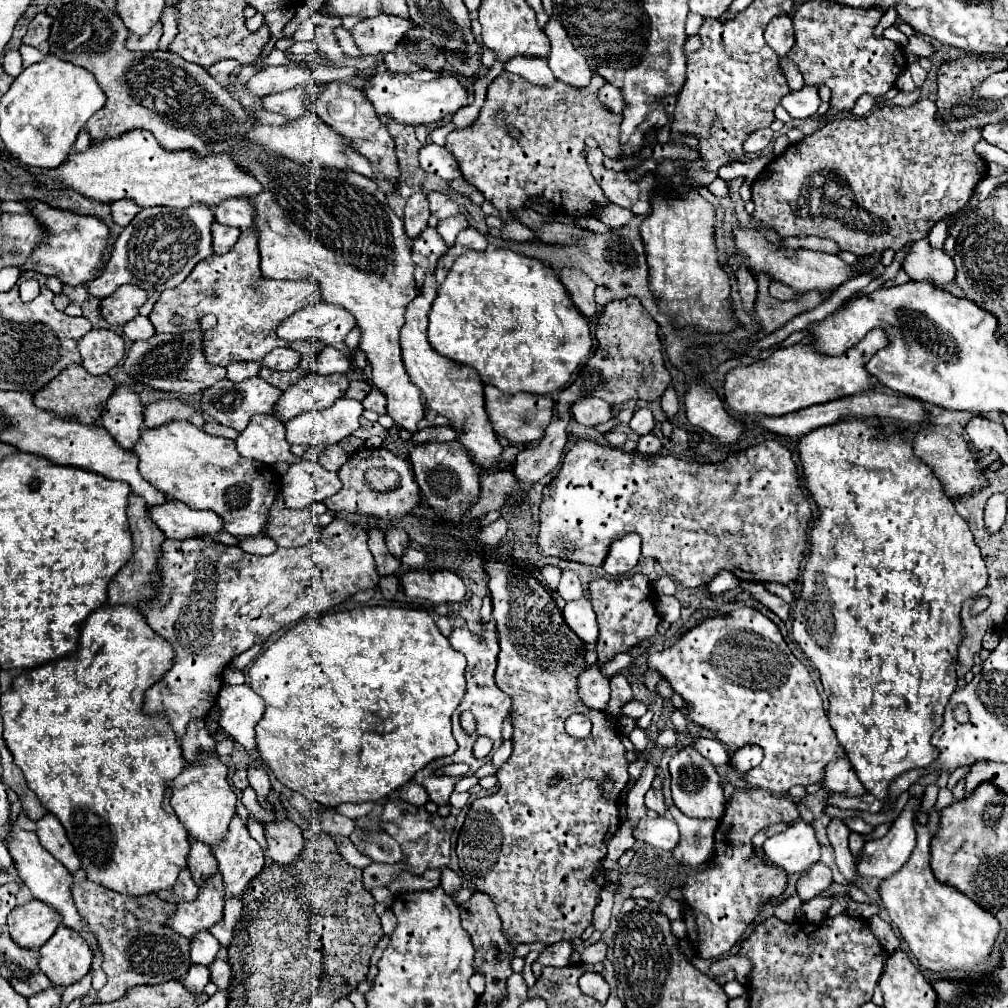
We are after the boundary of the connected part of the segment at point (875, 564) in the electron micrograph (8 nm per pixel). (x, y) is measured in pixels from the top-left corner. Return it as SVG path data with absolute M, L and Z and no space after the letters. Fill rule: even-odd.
M846 418L844 422L824 426L818 430L812 430L806 434L806 438L800 438L798 452L800 460L804 464L804 476L806 486L812 492L812 496L818 502L820 516L816 526L810 532L810 554L804 566L802 574L802 588L800 596L792 608L792 636L804 650L804 654L812 660L812 664L820 672L820 680L824 686L824 692L828 696L828 716L834 732L838 732L838 742L846 750L848 760L852 762L856 776L864 784L866 792L876 796L884 802L882 812L888 812L896 806L896 802L890 800L890 784L904 772L914 768L928 768L940 754L936 746L932 746L930 738L942 724L944 708L956 690L956 656L958 656L958 644L962 642L962 618L960 610L966 600L972 600L978 596L978 592L988 584L988 570L984 564L984 558L980 554L980 548L974 540L974 534L968 528L968 522L954 510L954 502L946 496L940 480L934 476L930 466L926 466L920 458L914 456L912 444L904 440L900 434L876 438L876 432L880 428L878 420L860 420L860 418Z

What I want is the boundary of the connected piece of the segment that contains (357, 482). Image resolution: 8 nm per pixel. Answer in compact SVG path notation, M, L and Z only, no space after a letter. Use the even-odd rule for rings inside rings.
M384 446L382 448L362 448L358 452L354 452L350 456L350 460L338 470L338 476L342 480L342 490L334 496L330 496L324 504L328 506L330 512L334 514L368 514L372 518L378 518L378 520L390 520L392 524L404 516L408 516L414 508L420 506L420 490L418 490L418 484L414 480L414 474L412 474L412 466L394 456L390 450L386 450ZM370 468L388 468L388 470L394 470L398 476L400 476L400 486L394 488L394 490L386 490L386 492L376 492L370 488L368 480L366 480L366 470Z

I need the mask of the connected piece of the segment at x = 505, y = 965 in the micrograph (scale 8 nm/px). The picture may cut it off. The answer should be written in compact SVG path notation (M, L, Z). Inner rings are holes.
M474 890L474 894L460 904L462 910L462 926L466 928L466 932L472 938L472 944L476 948L476 956L474 956L474 970L482 972L486 978L486 990L480 996L480 1000L484 1004L496 1002L500 1004L502 1000L506 1000L508 996L508 988L506 988L506 980L514 974L512 970L512 960L514 960L514 946L510 944L510 940L502 934L502 922L500 916L496 914L496 906L494 902L490 902L490 898L486 898L486 894Z

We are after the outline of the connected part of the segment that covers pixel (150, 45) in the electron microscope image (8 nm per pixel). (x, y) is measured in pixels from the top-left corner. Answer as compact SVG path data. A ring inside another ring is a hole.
M158 22L158 26L152 26L152 30L146 36L136 36L130 34L126 40L126 48L128 50L140 50L140 52L152 52L158 50L158 40L162 36L162 26Z

